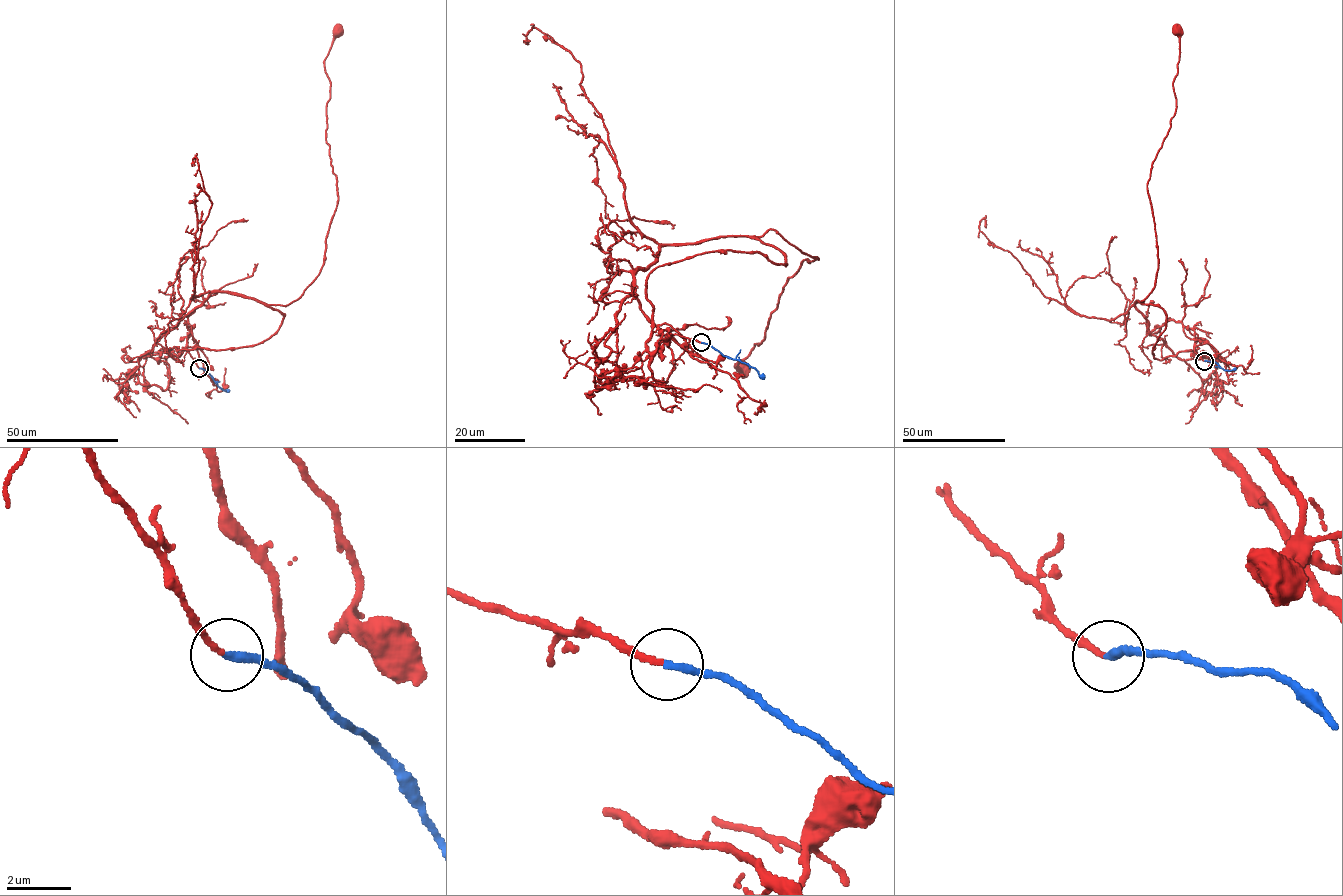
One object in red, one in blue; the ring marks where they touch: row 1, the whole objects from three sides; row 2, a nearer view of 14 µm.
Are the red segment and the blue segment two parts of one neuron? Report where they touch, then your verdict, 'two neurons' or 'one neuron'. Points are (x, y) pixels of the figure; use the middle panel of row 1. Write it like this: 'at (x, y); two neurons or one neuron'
at (701, 342); one neuron

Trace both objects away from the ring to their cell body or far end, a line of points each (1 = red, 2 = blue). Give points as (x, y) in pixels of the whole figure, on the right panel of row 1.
1: (1204, 361), (1194, 330), (1173, 320), (1150, 331), (1135, 304), (1158, 265), (1148, 181), (1176, 107), (1175, 31)
2: (1204, 361), (1214, 362), (1225, 370), (1236, 369)

